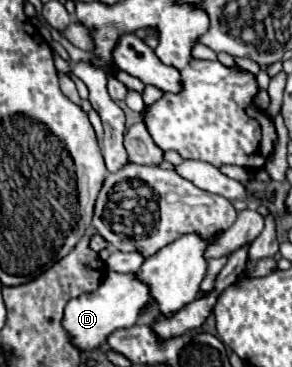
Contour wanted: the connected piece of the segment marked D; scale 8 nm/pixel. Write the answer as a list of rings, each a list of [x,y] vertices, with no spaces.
[[[109,271],[95,291],[75,297],[67,303],[63,327],[69,331],[69,335],[73,337],[73,343],[79,349],[91,351],[103,345],[109,333],[123,327],[133,327],[147,305],[151,305],[151,291],[147,283],[143,283],[135,273]]]

